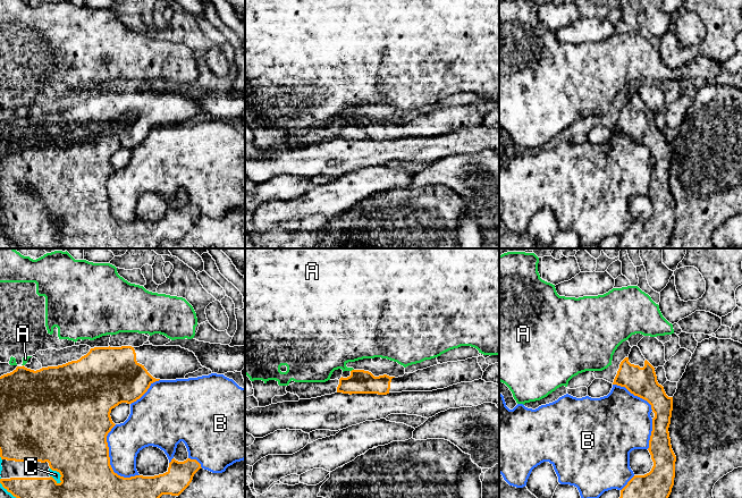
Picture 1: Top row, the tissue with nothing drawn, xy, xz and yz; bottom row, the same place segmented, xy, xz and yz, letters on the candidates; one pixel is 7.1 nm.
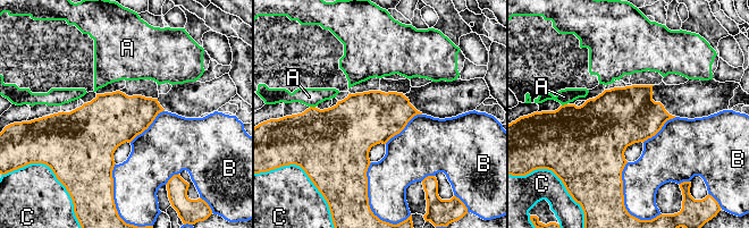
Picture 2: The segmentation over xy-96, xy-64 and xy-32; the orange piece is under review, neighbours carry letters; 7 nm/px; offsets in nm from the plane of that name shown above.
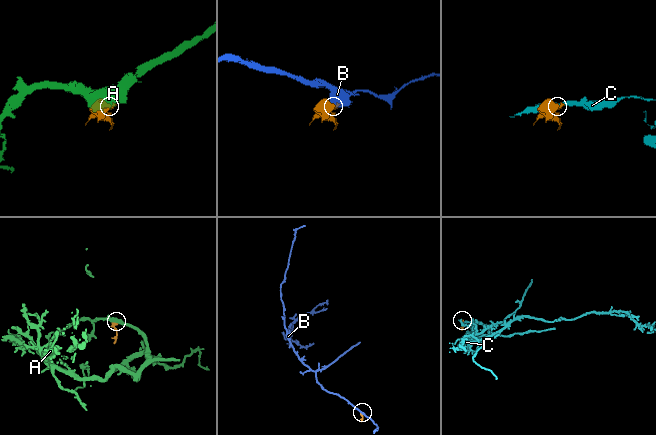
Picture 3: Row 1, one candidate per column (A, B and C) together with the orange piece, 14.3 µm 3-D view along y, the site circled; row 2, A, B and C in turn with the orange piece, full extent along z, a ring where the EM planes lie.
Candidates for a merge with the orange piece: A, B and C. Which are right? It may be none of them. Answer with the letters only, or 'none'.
none

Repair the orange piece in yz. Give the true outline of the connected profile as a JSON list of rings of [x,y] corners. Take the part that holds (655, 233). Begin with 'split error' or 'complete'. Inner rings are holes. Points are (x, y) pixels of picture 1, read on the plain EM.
split error; [[[633,92],[621,108],[613,130],[625,133],[647,146],[655,159],[648,194],[654,212],[649,219],[634,221],[627,228],[621,236],[618,248],[666,248],[674,231],[676,208],[668,178],[673,143],[668,143],[658,129],[655,113],[638,92]]]

